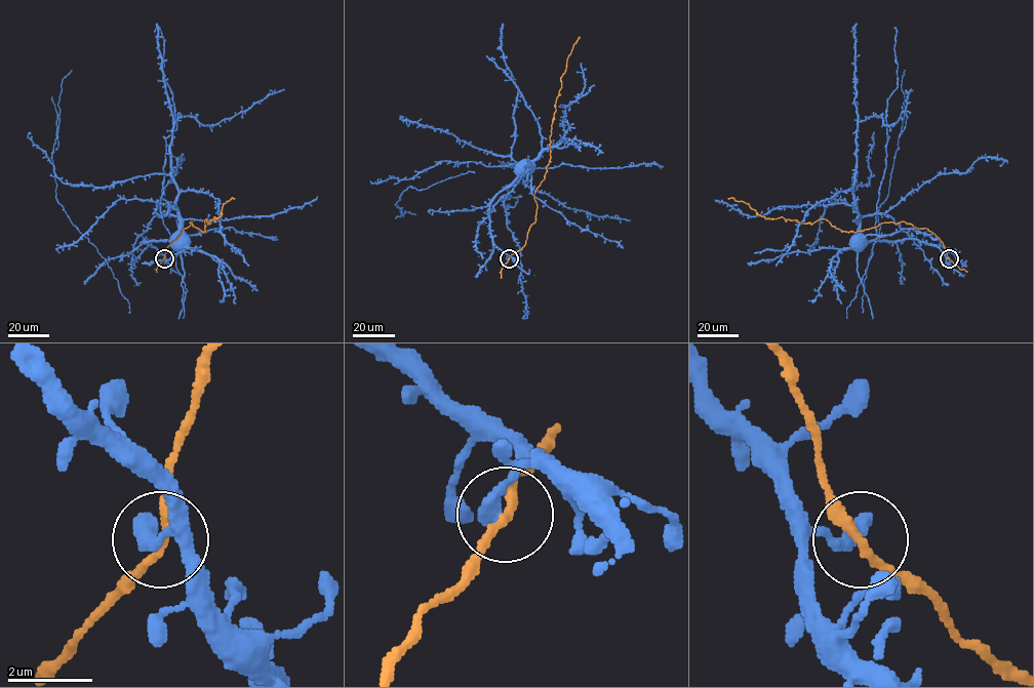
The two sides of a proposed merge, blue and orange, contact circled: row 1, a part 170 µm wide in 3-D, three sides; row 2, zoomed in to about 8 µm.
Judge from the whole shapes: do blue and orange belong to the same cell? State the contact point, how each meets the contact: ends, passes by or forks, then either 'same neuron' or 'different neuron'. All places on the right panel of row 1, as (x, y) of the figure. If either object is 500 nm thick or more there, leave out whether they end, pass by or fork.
place (949, 258); blue ends; orange passes by; same neuron

